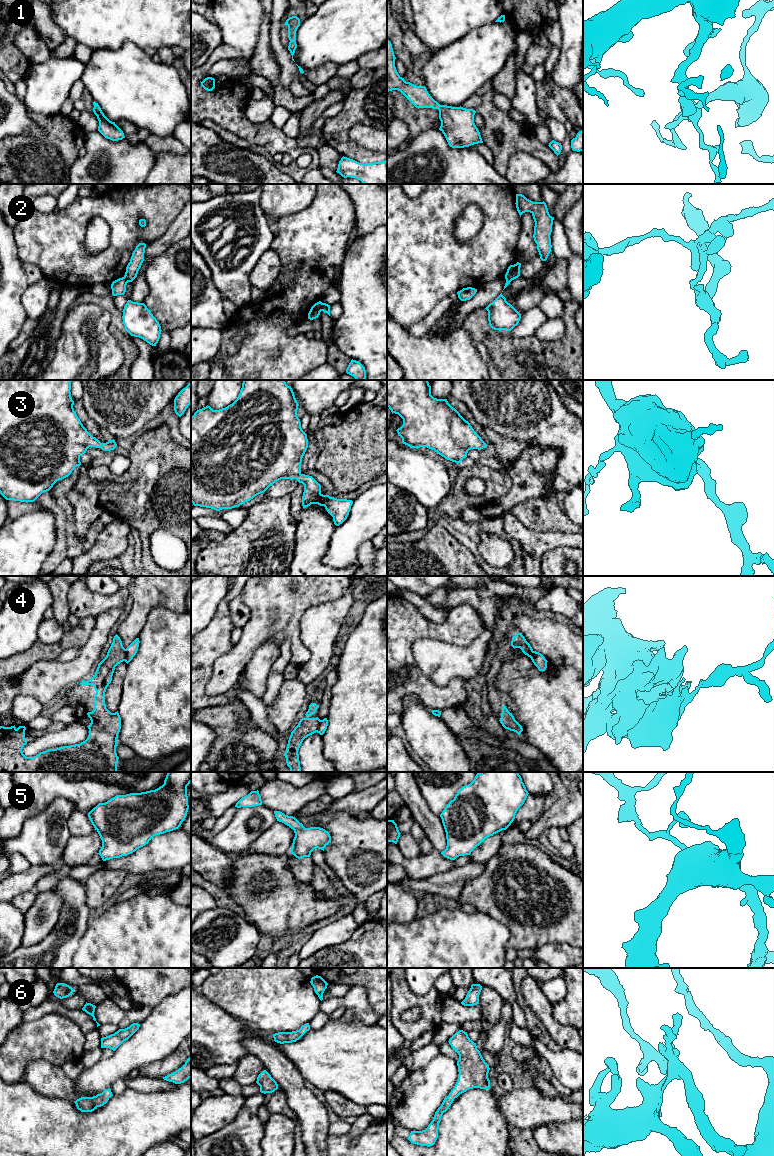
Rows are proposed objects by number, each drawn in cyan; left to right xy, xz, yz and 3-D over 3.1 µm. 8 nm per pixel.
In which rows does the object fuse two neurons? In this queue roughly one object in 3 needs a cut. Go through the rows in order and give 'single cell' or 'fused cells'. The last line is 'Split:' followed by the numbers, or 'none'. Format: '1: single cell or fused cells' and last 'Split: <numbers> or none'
1: single cell
2: fused cells
3: single cell
4: fused cells
5: single cell
6: single cell
Split: 2, 4

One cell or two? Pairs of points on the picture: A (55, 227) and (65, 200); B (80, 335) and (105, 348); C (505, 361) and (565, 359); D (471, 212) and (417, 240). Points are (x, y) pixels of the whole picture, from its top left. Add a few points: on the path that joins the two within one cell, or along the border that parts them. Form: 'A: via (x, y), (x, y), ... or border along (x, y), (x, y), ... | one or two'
A: border along (78, 196), (64, 208), (59, 209) | two
B: via (86, 341), (93, 348), (99, 348) | one
C: via (518, 347), (534, 347), (550, 359) | one
D: border along (470, 203), (454, 223), (453, 236), (460, 243) | two

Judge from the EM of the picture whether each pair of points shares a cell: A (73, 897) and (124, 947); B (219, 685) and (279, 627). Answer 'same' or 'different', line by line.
A: different
B: same

